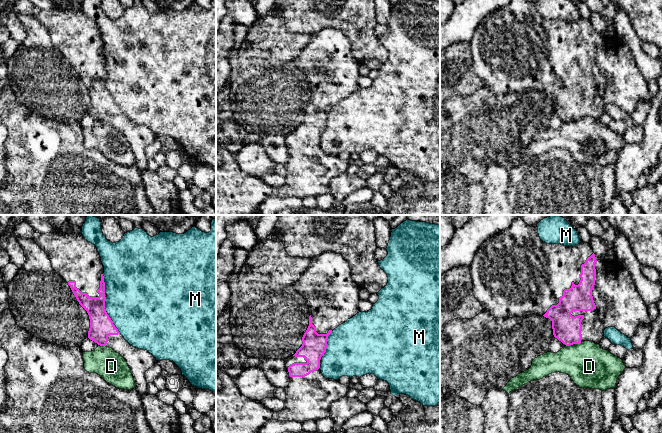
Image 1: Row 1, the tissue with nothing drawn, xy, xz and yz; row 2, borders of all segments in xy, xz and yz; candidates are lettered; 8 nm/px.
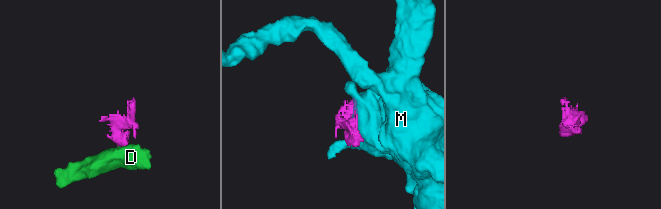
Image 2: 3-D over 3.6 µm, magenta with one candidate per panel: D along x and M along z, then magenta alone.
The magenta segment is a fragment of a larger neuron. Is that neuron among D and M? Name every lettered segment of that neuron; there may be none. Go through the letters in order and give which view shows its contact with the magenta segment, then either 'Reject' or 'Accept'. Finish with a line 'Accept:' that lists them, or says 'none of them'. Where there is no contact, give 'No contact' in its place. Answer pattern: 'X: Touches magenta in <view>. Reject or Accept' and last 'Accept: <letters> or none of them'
D: Touches magenta in xy. Reject
M: Touches magenta in xz. Reject
Accept: none of them

